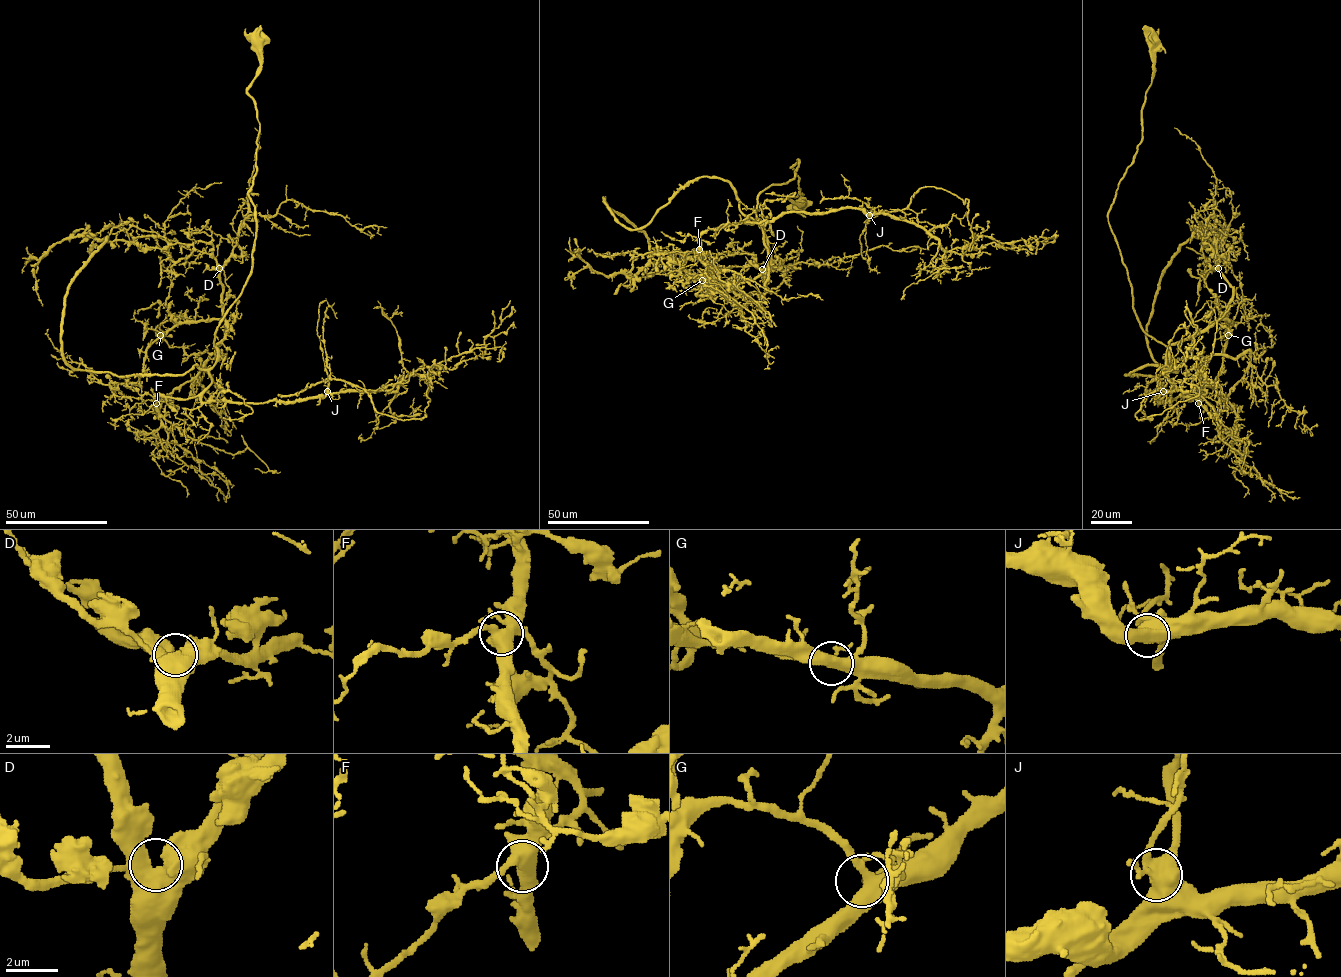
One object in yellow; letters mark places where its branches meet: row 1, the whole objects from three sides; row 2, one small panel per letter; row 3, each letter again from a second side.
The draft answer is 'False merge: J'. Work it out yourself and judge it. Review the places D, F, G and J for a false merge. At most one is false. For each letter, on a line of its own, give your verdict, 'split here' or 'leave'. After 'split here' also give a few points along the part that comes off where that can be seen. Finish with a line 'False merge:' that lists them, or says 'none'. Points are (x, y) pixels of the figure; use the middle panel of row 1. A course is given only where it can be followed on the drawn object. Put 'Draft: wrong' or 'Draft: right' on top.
Draft: right
D: leave
F: leave
G: leave
J: split here; course (869, 215), (904, 209), (934, 186), (968, 200), (969, 250), (979, 236), (1037, 249), (1053, 238)
False merge: J

